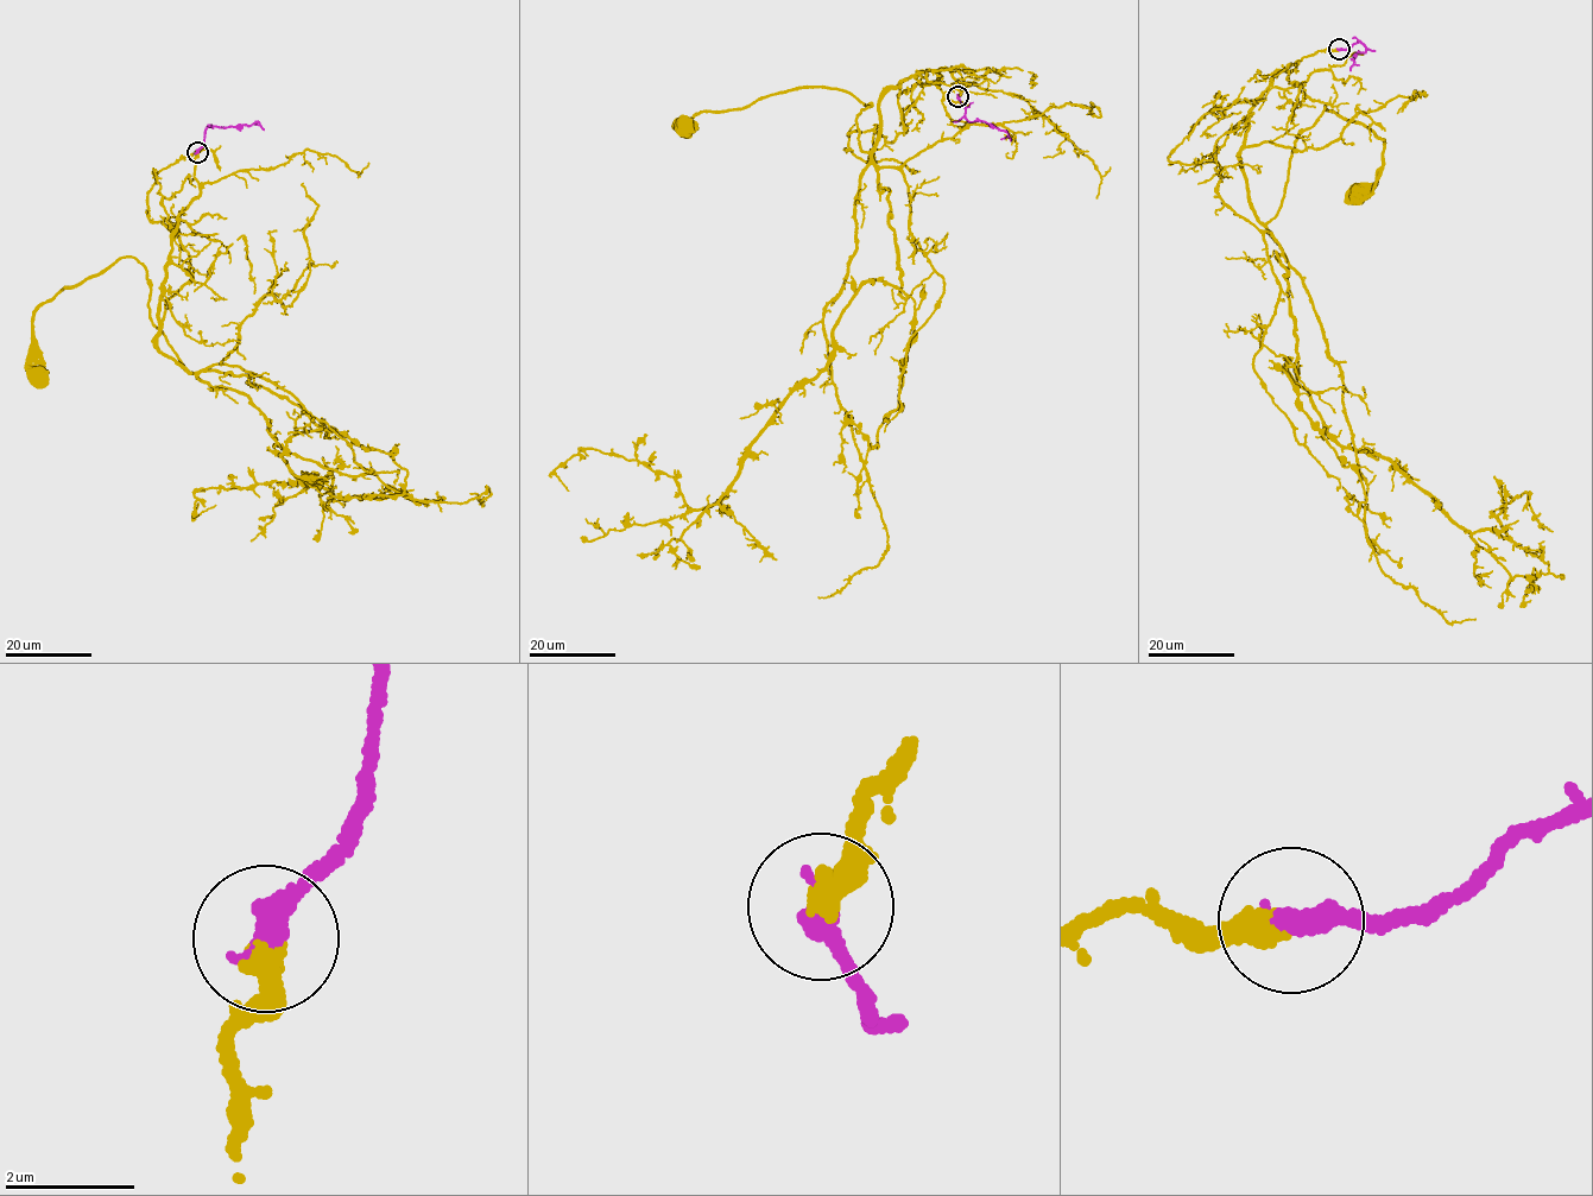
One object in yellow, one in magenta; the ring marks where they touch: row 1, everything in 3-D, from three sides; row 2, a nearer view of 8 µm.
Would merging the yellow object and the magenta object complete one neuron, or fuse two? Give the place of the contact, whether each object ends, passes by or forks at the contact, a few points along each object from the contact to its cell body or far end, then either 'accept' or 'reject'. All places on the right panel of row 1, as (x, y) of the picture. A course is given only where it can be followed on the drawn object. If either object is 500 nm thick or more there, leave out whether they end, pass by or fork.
place (1339, 49); yellow ends; magenta ends; course yellow (1339, 49), (1271, 78), (1240, 169), (1266, 222), (1296, 138), (1326, 106), (1384, 141), (1375, 188), (1357, 191); course magenta (1339, 49), (1358, 42), (1365, 45), (1366, 50), (1352, 57), (1353, 63), (1359, 64); accept

